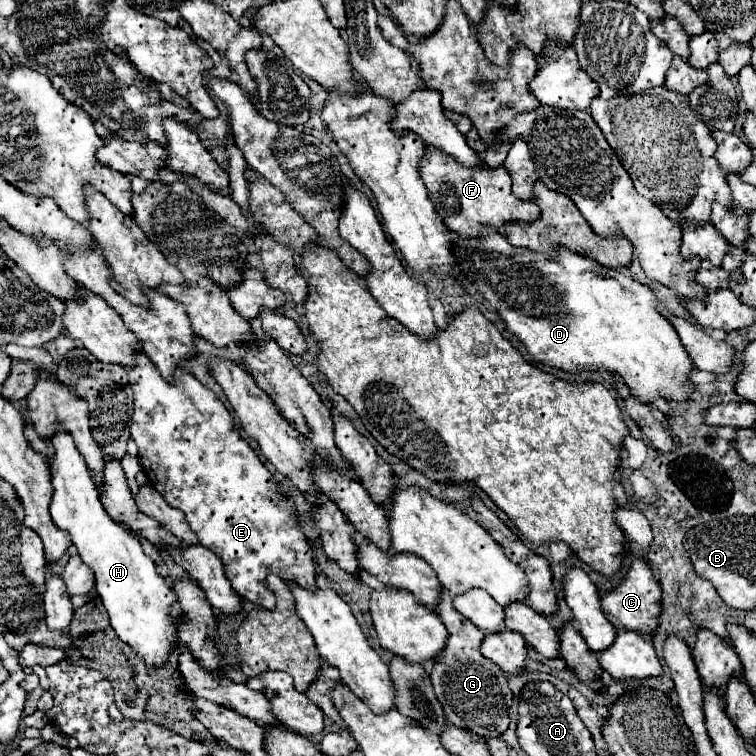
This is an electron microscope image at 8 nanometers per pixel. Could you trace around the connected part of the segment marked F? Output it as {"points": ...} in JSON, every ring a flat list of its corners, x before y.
{"points":[[426,146,418,172,442,222,462,236,478,236,482,226,492,226,498,230,506,222,530,222,540,214,534,202,520,200,512,194,510,176,504,166,490,168,486,164,476,164,474,168,466,168,454,156,448,156,434,146]]}

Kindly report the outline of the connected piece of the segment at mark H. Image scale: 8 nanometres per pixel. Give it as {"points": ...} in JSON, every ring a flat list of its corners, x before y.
{"points":[[58,428,56,434,50,438,54,446,54,456,50,460,50,476,52,476,52,486,54,486,54,496,50,502,50,514,52,520,58,528,66,530,72,536,72,544,78,550,78,556,94,570,96,574,96,590,108,610,110,624,120,636,120,640,128,642,136,652,144,658,148,668,156,668,168,660,168,654,174,650,174,644,178,646,178,636,176,636,176,596,172,596,170,580,164,580,158,576,154,562,142,552,142,546,134,532,130,528,124,528,122,522,114,522,108,512,104,512,104,506,100,504,98,488,92,482,92,476,88,472,88,466,82,458,82,454,76,450,72,436]]}

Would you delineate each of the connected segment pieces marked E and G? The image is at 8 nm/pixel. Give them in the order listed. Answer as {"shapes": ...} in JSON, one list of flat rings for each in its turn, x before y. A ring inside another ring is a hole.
{"shapes":[[[136,352,134,366,128,368,128,384,134,394,134,414,130,420,132,440,138,444,138,460,150,484,186,514,186,522,196,532,200,544,208,546,222,562,232,588,246,600,274,608,274,594,266,586,266,576,274,572,284,582,296,582,302,588,316,588,316,570,312,548,304,532,296,526,296,510,288,502,256,452,236,432,226,406,184,368,176,368,172,382,166,382,144,352]],[[444,590,440,594,440,602,436,602,436,614,440,616,440,620,444,622,444,626,448,630,448,642,446,642,444,652,434,660,434,670,432,670,430,678,432,678,432,686,434,686,436,696,444,706,446,720,450,724,454,724,454,726,468,728,470,732,476,732,476,734,480,734,484,738,500,736,504,732,504,728,508,728,508,724,510,724,508,708,512,704,512,690,510,690,510,686,506,682,506,674,492,660,482,656,480,640,484,638,484,634,468,618,460,616,460,612,452,606,452,596,450,596,448,590]]]}

